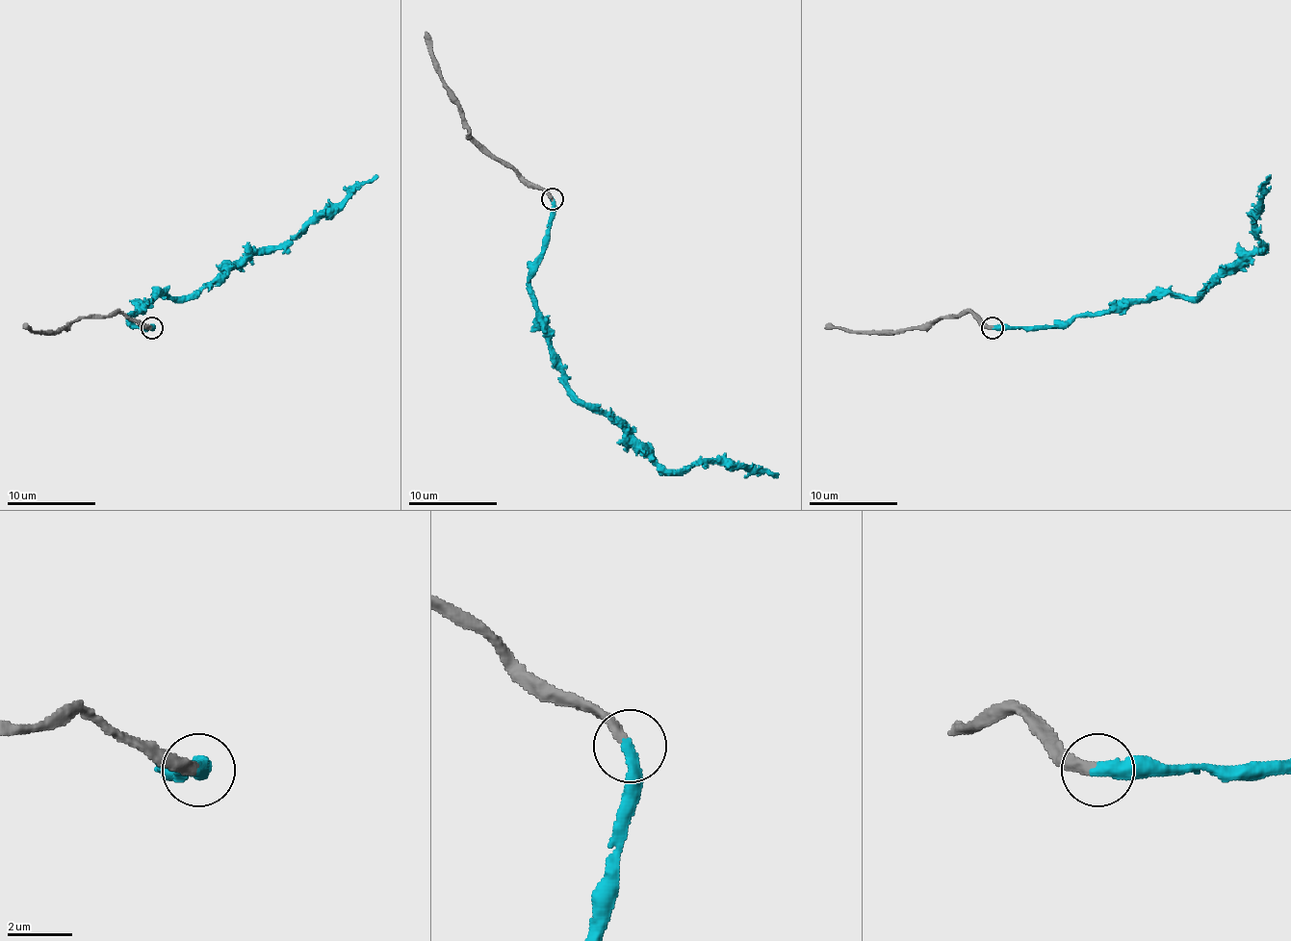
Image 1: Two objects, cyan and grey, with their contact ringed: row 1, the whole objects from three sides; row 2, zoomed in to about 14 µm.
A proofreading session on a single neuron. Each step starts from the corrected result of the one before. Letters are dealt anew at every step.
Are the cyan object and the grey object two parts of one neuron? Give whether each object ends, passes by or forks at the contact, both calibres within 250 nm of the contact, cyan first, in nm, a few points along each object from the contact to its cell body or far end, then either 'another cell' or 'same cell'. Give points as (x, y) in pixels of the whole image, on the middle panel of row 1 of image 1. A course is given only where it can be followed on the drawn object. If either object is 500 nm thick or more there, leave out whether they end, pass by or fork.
cyan ends; grey ends; calibres 400 and 320 nm; course cyan (552, 199), (550, 240), (529, 292), (560, 381), (580, 401), (599, 406), (667, 470), (730, 464), (778, 476); course grey (552, 197), (521, 177), (470, 133), (461, 109), (441, 78), (432, 40), (426, 31); same cell

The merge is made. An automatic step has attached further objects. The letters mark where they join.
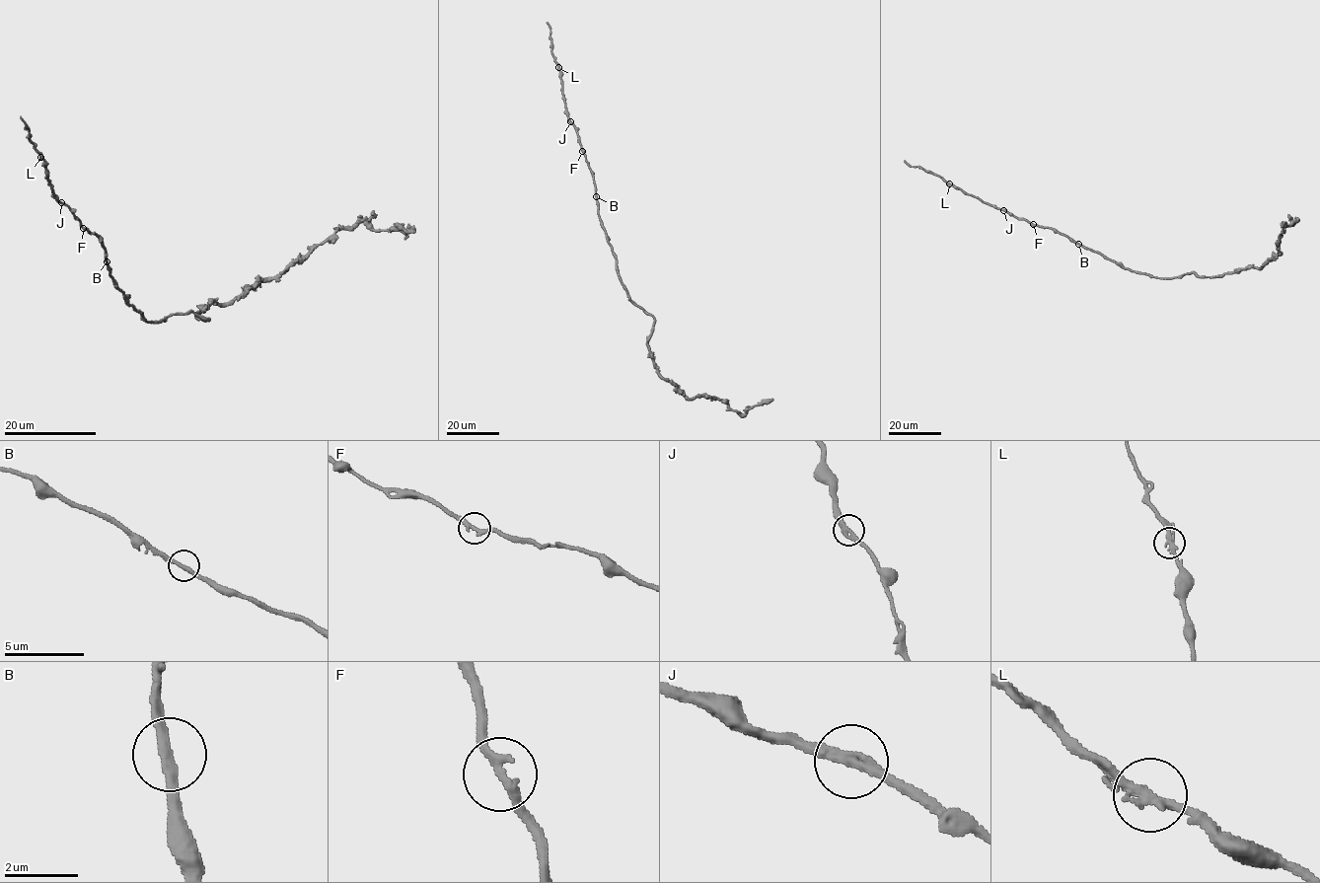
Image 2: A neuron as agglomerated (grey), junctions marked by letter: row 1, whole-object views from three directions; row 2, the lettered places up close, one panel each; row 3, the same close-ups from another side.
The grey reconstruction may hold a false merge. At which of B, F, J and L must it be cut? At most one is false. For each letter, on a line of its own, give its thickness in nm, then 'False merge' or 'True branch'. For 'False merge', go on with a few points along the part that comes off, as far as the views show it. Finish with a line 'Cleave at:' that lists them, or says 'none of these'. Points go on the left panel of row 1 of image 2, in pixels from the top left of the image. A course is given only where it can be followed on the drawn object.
B: Thickness 280 nm. True branch
F: Thickness 240 nm. True branch
J: Thickness 300 nm. True branch
L: Thickness 280 nm. True branch
Cleave at: none of these

